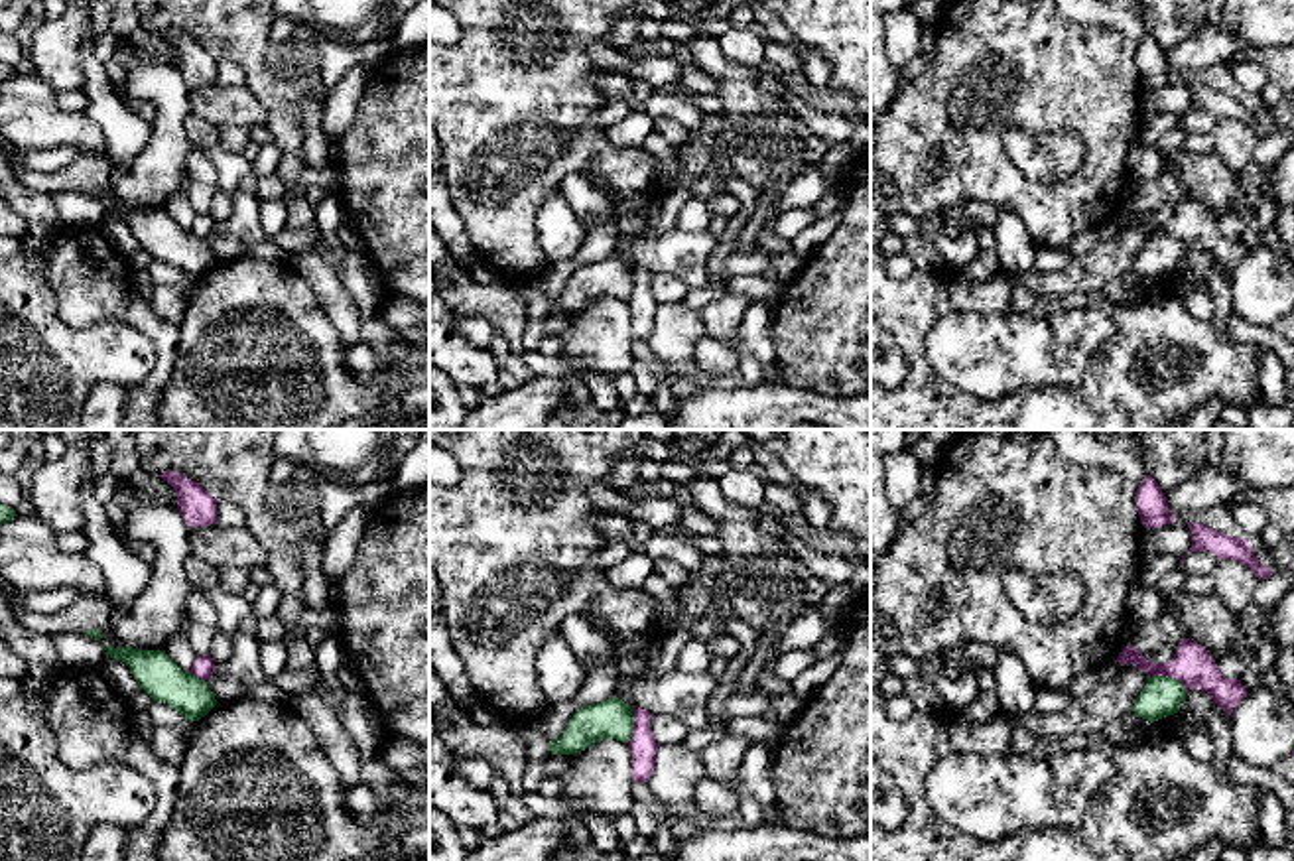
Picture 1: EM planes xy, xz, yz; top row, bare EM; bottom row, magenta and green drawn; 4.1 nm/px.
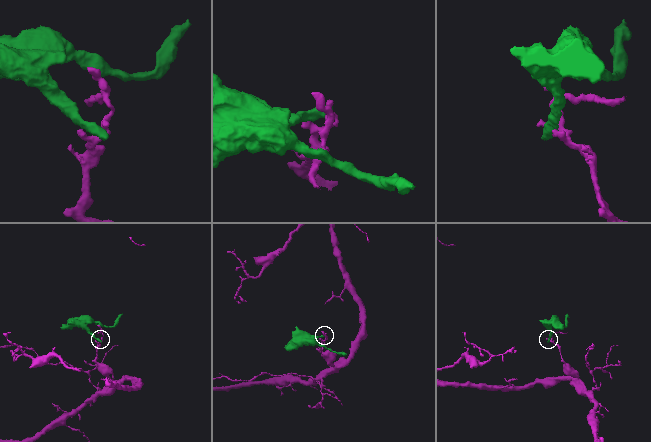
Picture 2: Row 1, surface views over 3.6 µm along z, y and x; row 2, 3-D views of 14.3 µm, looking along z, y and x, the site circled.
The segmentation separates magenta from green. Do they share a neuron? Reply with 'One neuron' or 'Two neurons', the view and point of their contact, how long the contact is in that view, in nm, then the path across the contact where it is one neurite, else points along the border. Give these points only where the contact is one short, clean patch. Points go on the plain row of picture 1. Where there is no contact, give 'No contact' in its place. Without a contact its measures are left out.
Two neurons. Touches magenta at yz (1170, 235). Shared border 180 nm. Boundary: yz (1149, 233), (1174, 235), (1186, 251)

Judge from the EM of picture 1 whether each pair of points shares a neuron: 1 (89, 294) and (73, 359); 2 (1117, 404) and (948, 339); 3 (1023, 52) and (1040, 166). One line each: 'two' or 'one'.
1: two
2: two
3: two

